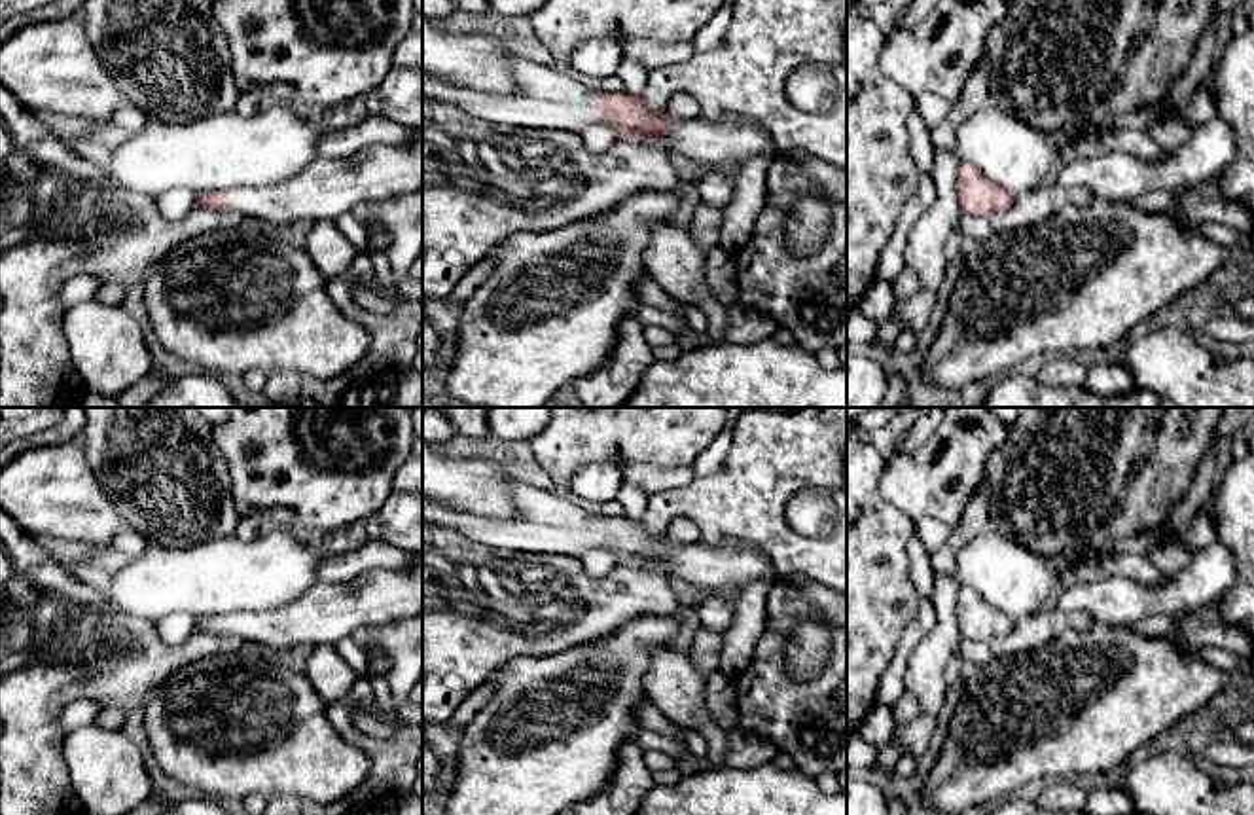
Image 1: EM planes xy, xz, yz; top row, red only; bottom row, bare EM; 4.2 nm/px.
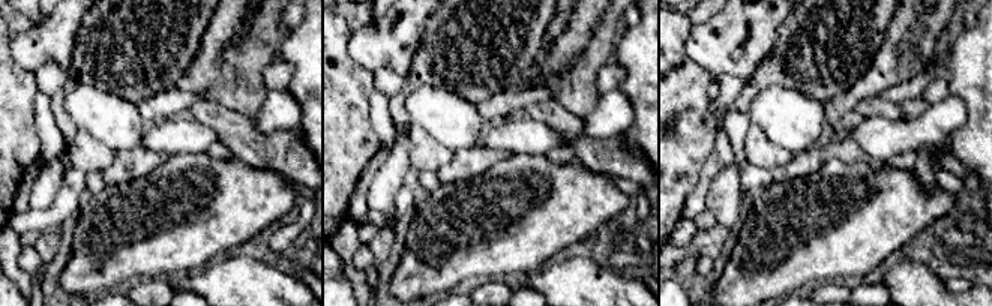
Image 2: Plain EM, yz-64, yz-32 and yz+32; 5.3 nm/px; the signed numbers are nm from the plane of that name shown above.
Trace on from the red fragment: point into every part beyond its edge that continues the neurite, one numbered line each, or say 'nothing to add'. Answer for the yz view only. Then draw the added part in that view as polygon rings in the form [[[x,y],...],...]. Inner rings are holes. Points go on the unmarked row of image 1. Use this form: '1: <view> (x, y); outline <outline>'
nothing to add

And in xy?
1: xy (326, 613); outline [[[415,555],[405,570],[373,569],[339,584],[316,584],[301,599],[278,608],[242,610],[229,616],[229,635],[244,643],[290,650],[316,648],[352,637],[356,629],[379,627],[422,612],[422,555]]]

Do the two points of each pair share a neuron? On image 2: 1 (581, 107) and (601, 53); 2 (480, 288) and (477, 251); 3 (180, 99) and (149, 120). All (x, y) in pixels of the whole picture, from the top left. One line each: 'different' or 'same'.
1: same
2: different
3: same

